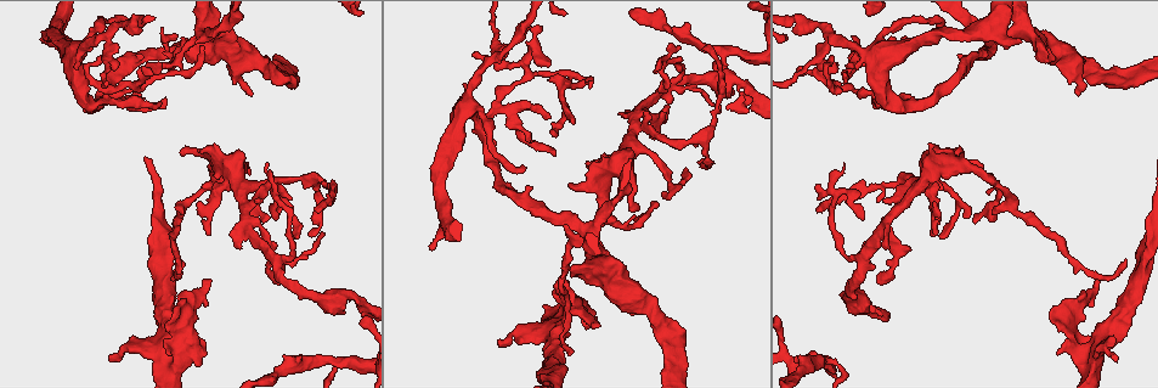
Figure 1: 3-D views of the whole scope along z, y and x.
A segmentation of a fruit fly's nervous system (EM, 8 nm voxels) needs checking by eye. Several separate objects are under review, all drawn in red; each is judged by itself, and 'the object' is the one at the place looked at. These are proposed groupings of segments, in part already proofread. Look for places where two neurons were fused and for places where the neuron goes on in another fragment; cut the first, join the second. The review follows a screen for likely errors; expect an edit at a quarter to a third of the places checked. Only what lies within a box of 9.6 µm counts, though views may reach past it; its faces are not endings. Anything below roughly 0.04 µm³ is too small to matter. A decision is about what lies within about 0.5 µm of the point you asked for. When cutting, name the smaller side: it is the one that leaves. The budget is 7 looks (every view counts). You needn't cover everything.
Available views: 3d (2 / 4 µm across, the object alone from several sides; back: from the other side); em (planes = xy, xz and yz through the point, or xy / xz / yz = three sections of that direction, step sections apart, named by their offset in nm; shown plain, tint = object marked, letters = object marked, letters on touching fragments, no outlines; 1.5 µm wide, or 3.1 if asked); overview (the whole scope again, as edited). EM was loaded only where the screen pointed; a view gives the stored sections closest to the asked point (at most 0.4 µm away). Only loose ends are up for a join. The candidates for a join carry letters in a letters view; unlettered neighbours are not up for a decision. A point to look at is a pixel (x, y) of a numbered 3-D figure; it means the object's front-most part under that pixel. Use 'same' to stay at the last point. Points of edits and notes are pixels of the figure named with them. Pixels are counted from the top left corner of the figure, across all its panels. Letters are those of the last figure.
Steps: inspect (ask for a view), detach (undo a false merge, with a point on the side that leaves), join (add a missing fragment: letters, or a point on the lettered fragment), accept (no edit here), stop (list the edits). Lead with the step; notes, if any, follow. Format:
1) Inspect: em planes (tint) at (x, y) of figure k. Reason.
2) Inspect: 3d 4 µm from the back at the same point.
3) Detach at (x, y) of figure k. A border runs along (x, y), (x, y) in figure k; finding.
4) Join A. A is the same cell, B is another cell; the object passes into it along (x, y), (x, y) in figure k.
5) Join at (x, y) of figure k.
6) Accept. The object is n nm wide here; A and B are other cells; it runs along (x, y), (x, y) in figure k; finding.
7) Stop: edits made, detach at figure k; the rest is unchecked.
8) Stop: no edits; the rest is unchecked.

Inspect: em xy step 8 (tint) at (207, 235) of figure 1. Free end.

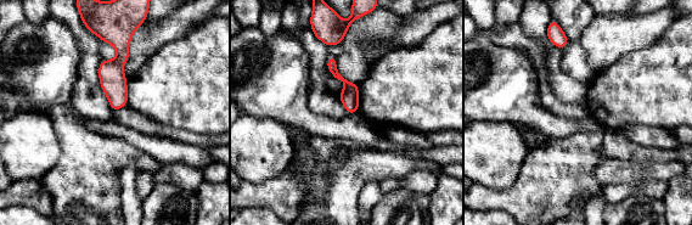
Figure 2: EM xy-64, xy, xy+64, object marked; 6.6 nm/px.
Inspect: em planes (letters) at the same point. Cut it another way.

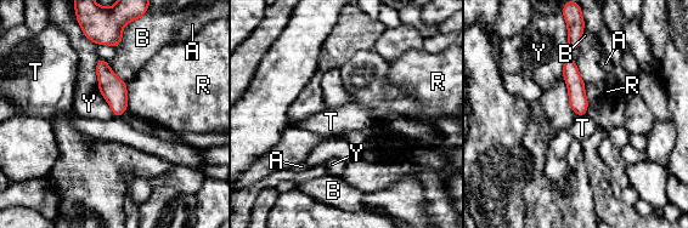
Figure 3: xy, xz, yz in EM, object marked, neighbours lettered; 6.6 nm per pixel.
Accept. A, B, R, T and Y are other cells; it runs along (569, 62), (580, 113) in figure 3; none of them fits.

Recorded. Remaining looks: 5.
Inspect: em xy step 4 (tint) at (588, 86) of figure 1. Touches itself.

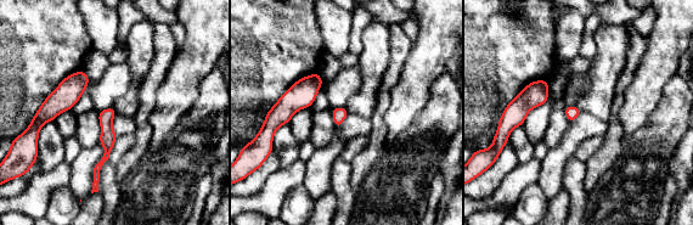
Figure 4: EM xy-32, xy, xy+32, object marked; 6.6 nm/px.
Inspect: em planes (letters) at the same point. Another direction.

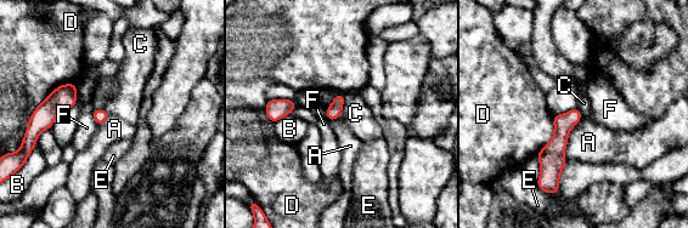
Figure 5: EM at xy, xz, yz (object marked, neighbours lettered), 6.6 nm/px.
Accept. The longest contact is with A, 340 nm; A, B, C, D, E and F are other cells; it runs along (575, 112), (562, 126), (550, 182) in figure 5; one neuron here.

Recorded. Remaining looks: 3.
Inspect: em planes (tint) at (333, 362) of figure 1. Three arms meet.

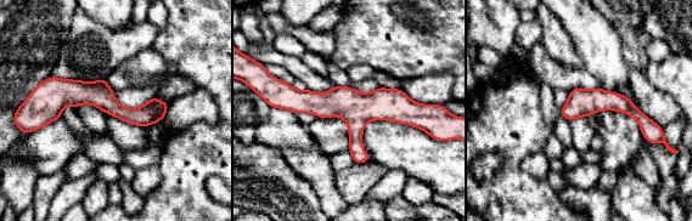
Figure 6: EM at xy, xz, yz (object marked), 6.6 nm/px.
Inspect: em planes (letters) at the same point. See the neighbours.

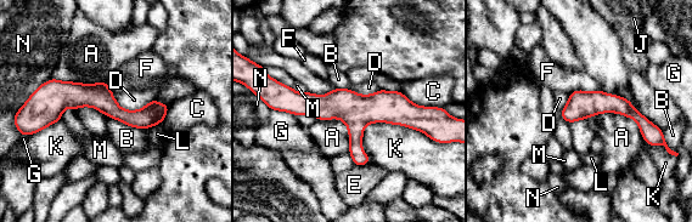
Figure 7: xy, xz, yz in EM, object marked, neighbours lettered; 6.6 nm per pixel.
Accept. A, B, C, D, E, F, G, J, K, L, M and N are other cells; a border runs along (586, 118), (630, 117), (643, 140) in figure 7; continuous, no second neuron.

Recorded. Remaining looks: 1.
Stop: no edits; the rest is unchecked.

